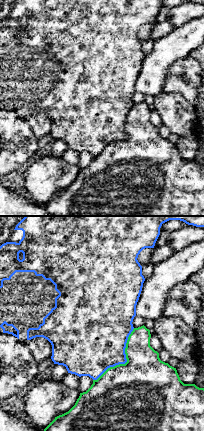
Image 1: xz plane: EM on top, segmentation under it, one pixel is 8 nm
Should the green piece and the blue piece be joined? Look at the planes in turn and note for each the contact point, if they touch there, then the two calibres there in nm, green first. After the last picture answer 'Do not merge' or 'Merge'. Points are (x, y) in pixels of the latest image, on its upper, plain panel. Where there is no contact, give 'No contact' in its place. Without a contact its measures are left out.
Touches green at (127, 137). Thickness 500 nm (green) against 380 nm

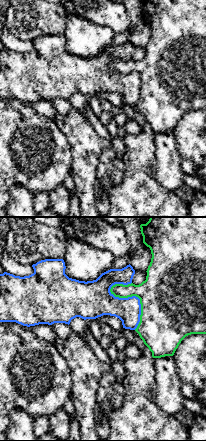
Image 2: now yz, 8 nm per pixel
Touches green at (136, 72). Thickness 440 nm (green) against 200 nm

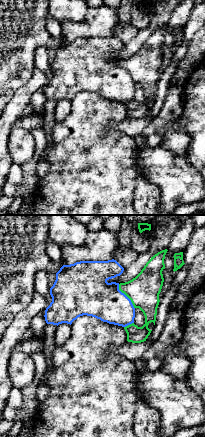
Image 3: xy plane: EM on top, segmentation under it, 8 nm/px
Touches green at (126, 71). Thickness 260 nm (green) against 320 nm

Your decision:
Do not merge

